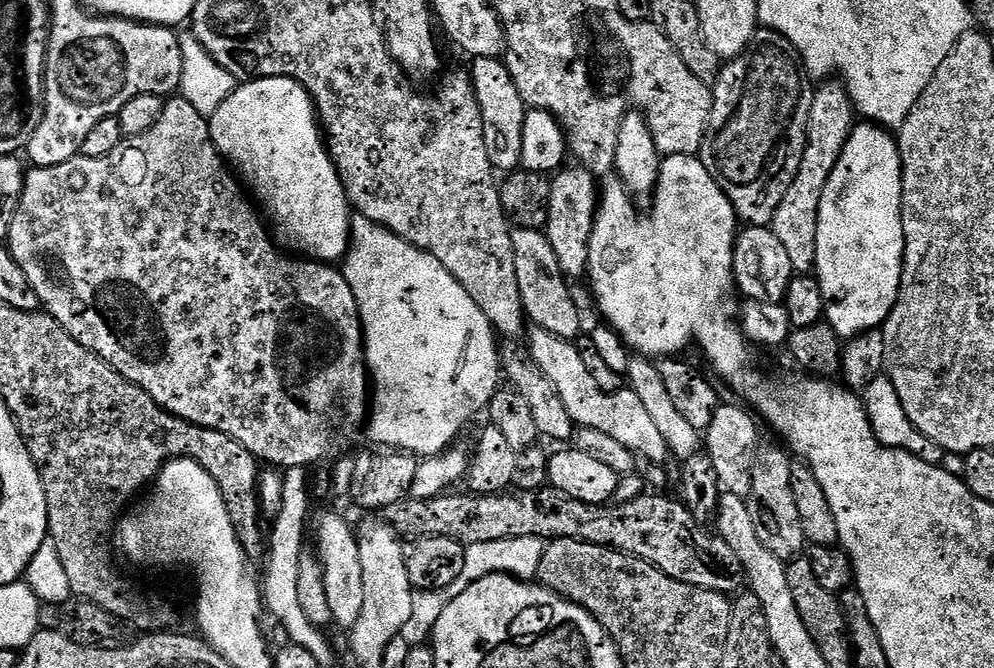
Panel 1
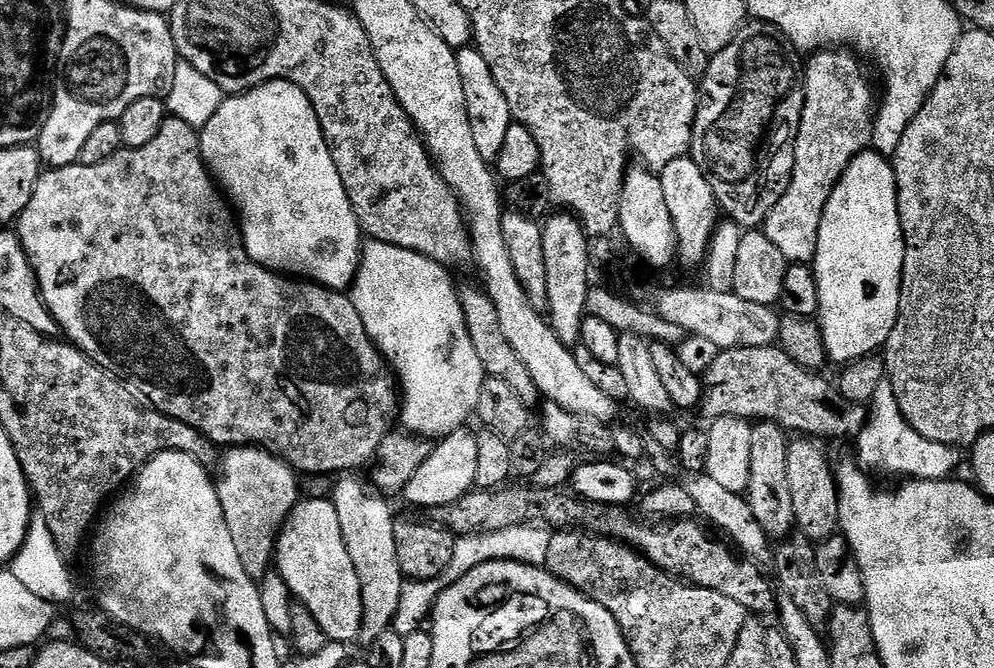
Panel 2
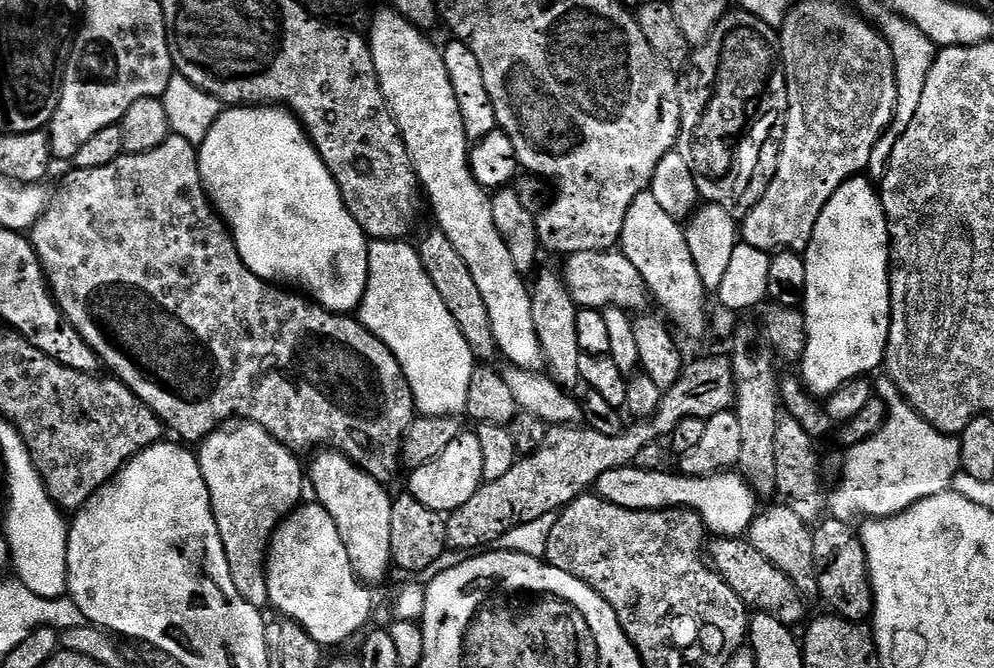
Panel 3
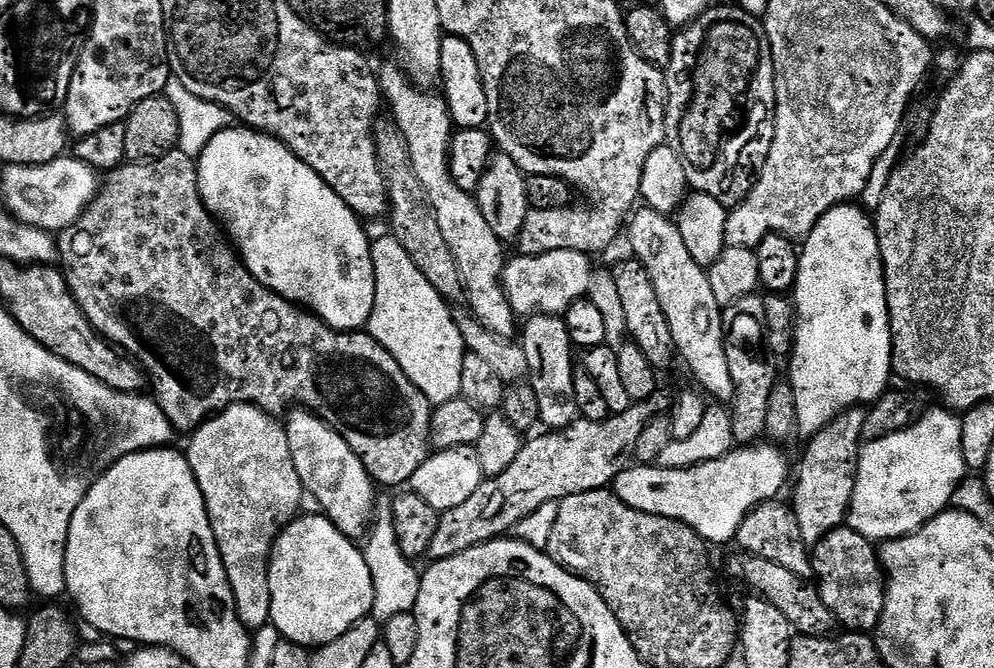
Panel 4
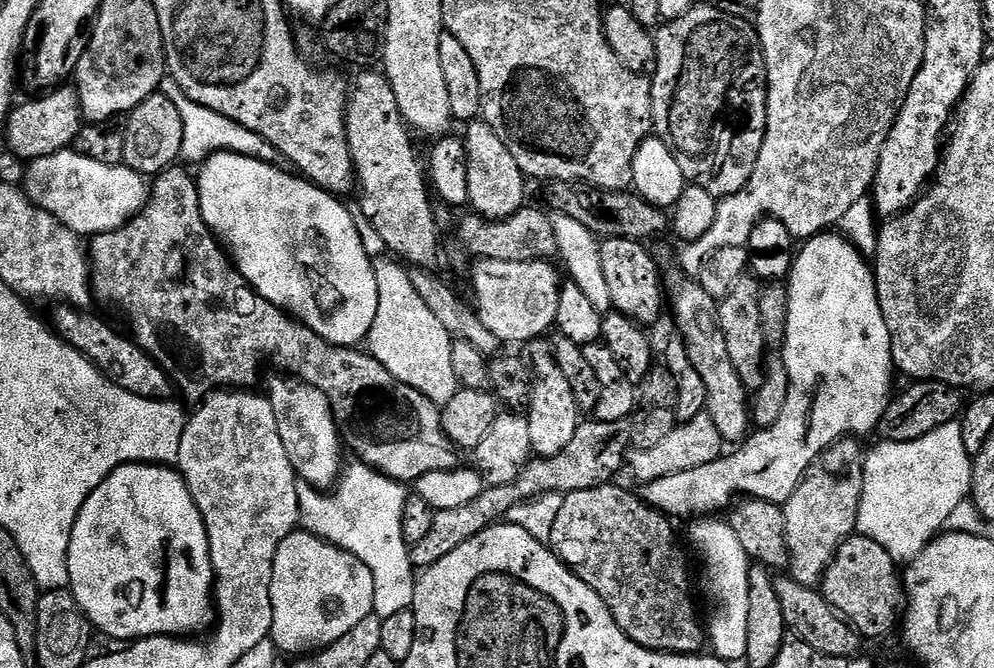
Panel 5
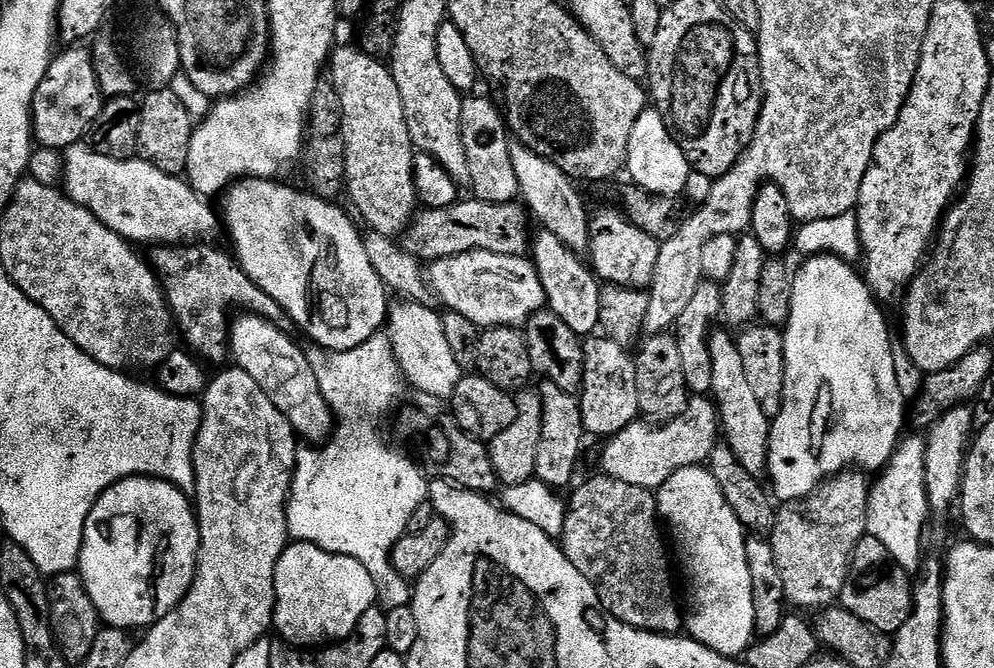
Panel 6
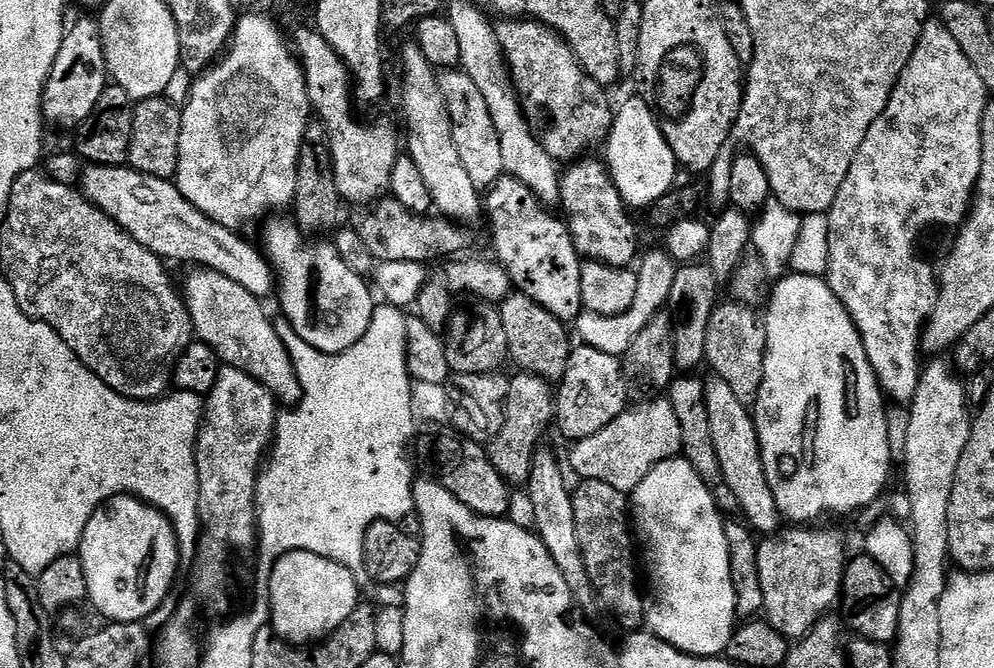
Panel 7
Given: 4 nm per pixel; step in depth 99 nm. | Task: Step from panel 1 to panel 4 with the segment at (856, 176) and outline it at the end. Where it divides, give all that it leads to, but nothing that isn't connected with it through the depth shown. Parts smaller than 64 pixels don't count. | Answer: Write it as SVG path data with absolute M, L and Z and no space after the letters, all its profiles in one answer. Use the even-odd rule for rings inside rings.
M855 203L839 204L834 206L814 226L814 230L803 241L799 249L800 265L798 266L798 278L794 289L795 305L795 344L790 353L792 369L789 370L787 379L790 381L794 392L794 406L797 407L796 432L804 438L811 438L826 427L838 414L842 414L847 408L857 406L871 406L876 399L889 391L888 376L893 375L892 371L892 327L888 317L888 299L886 298L886 286L884 285L884 263L880 257L880 247L876 237L876 225L873 217L863 207Z

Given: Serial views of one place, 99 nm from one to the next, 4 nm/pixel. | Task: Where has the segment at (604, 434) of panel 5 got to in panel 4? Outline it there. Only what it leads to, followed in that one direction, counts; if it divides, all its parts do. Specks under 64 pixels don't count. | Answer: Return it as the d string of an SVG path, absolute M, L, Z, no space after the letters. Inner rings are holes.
M658 390L650 399L633 403L602 422L577 418L569 428L548 430L543 433L545 436L533 435L533 440L521 447L518 458L514 458L507 470L484 478L480 488L466 502L439 513L438 530L430 543L427 559L435 562L454 558L454 554L462 554L462 550L501 539L511 533L519 520L534 514L534 510L546 506L546 502L559 502L574 494L608 488L617 474L629 467L629 457L633 455L642 430L656 417L671 413L673 403L672 392Z

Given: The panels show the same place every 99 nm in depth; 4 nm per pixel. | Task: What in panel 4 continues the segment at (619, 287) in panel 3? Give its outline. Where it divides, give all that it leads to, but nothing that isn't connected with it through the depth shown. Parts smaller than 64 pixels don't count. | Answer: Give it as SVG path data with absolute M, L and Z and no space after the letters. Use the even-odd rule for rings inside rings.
M550 250L550 254L537 256L513 255L504 265L503 286L510 306L519 317L527 318L533 314L565 315L574 302L585 299L590 290L591 278L594 273L589 253L578 250Z

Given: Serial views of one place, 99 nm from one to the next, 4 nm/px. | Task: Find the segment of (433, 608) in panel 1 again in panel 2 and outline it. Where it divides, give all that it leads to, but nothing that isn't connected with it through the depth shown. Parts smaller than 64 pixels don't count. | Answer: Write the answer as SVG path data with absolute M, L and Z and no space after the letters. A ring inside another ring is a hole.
M519 524L518 526L506 526L506 530L456 536L454 554L452 554L450 563L447 564L446 570L443 570L442 574L429 580L408 580L405 583L402 590L402 602L398 604L398 614L394 614L391 631L397 632L402 637L421 631L423 624L420 623L423 620L425 623L431 617L437 598L447 588L454 586L454 582L458 582L458 578L470 574L470 570L474 570L474 566L482 566L486 562L494 562L495 560L513 560L523 564L543 566L546 562L546 554L550 551L552 534L553 529L543 524Z

